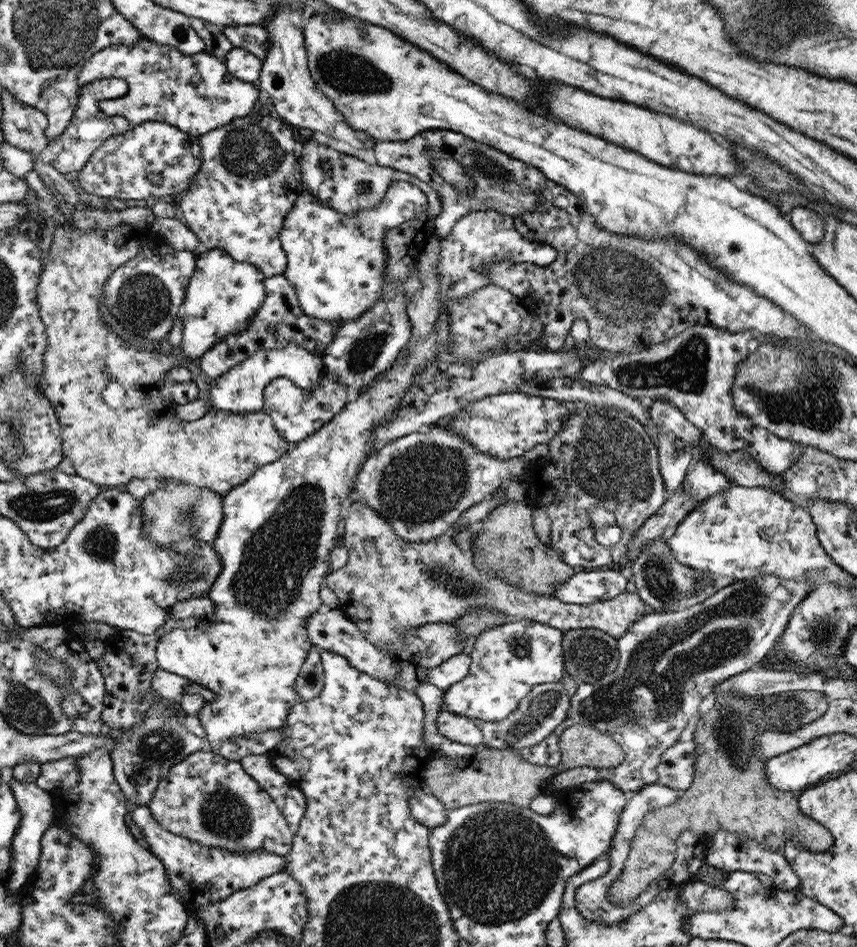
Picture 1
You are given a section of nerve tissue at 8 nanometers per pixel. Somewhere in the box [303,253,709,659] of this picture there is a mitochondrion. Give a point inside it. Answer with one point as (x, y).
(423, 483)

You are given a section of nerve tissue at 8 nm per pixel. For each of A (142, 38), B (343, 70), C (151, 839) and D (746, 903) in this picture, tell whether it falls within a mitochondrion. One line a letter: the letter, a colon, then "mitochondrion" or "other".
A: other
B: mitochondrion
C: other
D: other

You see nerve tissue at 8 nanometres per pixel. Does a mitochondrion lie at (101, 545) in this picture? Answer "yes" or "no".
yes

